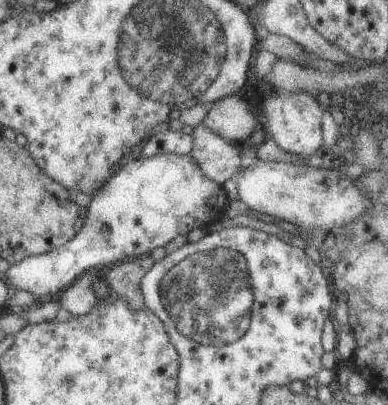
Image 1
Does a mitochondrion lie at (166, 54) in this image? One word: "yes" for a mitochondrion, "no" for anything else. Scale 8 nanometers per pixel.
yes

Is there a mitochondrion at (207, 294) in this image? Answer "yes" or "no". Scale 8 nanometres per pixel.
yes

